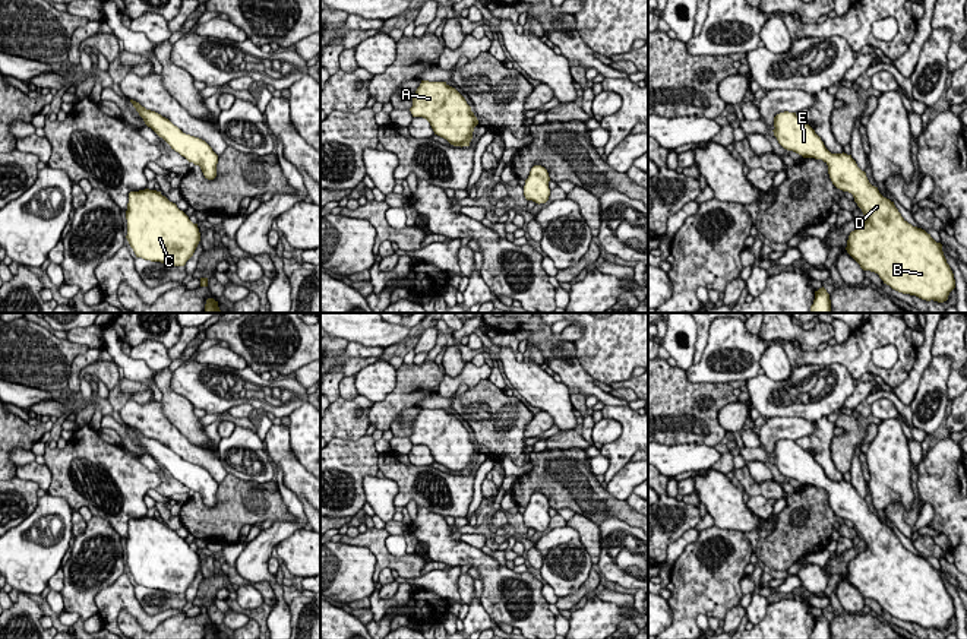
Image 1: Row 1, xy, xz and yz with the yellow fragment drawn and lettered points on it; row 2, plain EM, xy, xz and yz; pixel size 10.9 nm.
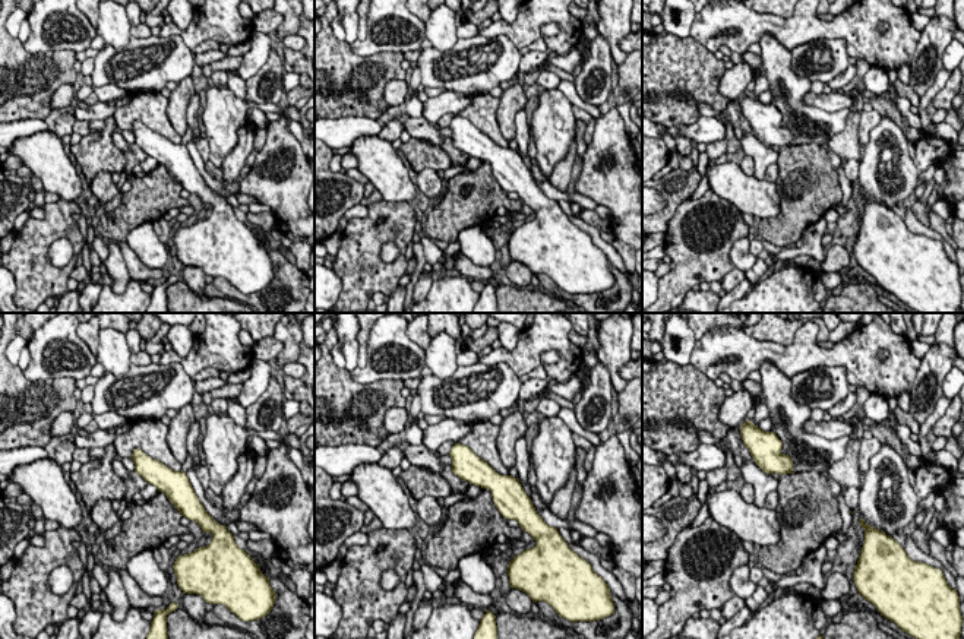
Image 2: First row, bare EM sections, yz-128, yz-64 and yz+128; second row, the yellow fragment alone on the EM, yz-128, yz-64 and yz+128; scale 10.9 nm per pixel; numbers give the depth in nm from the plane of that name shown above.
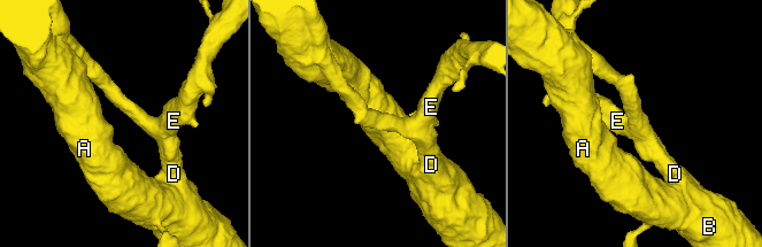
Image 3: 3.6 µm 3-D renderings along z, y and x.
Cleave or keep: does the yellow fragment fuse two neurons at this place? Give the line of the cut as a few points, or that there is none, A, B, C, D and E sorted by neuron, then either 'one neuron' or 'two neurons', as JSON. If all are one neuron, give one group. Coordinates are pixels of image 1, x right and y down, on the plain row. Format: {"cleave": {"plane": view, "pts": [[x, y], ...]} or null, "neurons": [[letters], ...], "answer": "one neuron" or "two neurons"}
{"cleave": null, "neurons": [["A", "B", "C", "D", "E"]], "answer": "one neuron"}

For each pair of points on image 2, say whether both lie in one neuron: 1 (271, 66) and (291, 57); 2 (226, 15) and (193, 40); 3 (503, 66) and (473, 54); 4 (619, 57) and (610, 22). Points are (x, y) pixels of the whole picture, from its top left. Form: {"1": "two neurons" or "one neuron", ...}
{"1": "two neurons", "2": "one neuron", "3": "one neuron", "4": "one neuron"}

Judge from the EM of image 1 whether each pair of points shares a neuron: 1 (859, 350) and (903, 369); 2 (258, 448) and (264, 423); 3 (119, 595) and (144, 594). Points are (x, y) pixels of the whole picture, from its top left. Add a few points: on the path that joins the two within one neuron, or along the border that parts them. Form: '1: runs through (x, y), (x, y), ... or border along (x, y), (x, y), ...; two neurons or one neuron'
1: runs through (865, 361), (874, 370), (891, 372); one neuron
2: border along (256, 433), (264, 442); two neurons
3: border along (133, 587), (147, 613), (164, 610); two neurons

